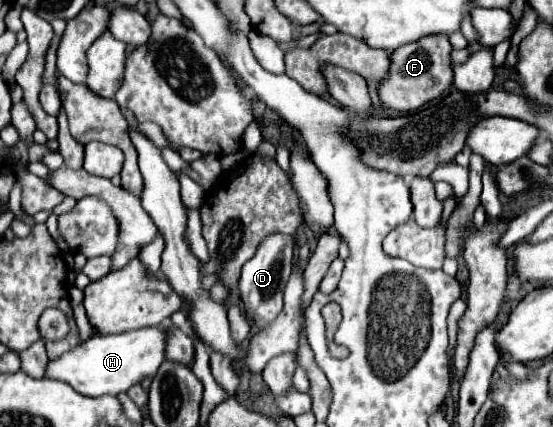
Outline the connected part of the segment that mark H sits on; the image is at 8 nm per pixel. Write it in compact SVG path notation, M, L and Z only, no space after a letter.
M168 324L146 326L122 334L92 336L72 352L66 352L58 360L48 362L48 378L68 382L76 392L84 396L118 396L120 392L126 392L130 386L140 384L146 376L156 374L160 364L166 360L166 330Z

